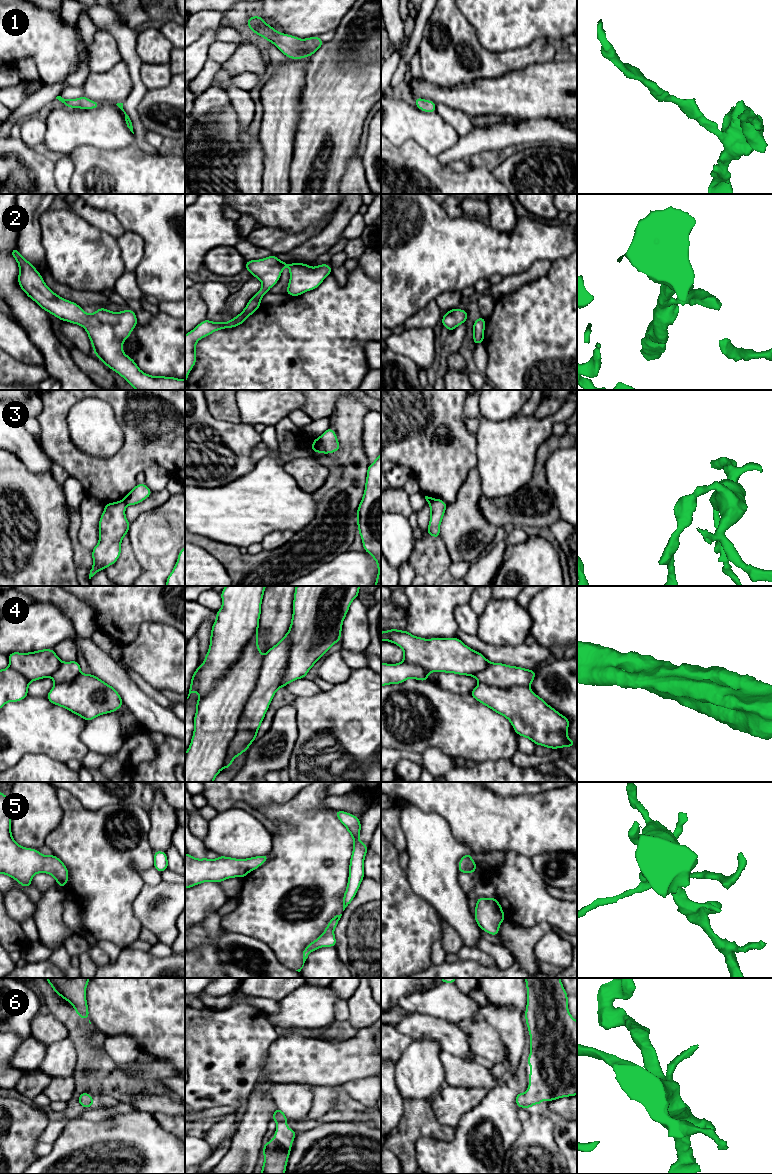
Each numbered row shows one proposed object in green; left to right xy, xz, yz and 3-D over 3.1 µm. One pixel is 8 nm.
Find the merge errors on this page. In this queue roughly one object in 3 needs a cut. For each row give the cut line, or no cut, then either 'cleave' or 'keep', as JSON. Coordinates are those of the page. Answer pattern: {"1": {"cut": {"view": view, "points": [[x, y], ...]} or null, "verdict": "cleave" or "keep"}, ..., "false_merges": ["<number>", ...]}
{"1": {"cut": null, "verdict": "keep"}, "2": {"cut": null, "verdict": "keep"}, "3": {"cut": {"view": "xz", "points": [[318, 438], [325, 452]]}, "verdict": "cleave"}, "4": {"cut": null, "verdict": "keep"}, "5": {"cut": null, "verdict": "keep"}, "6": {"cut": null, "verdict": "keep"}, "false_merges": ["3"]}

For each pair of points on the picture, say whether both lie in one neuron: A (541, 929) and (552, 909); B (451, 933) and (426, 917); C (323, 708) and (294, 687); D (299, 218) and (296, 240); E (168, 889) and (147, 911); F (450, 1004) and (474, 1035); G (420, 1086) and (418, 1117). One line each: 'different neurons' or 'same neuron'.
A: different neurons
B: different neurons
C: different neurons
D: different neurons
E: same neuron
F: same neuron
G: different neurons

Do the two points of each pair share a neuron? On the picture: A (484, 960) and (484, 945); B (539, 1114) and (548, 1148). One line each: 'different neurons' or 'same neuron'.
A: different neurons
B: same neuron

